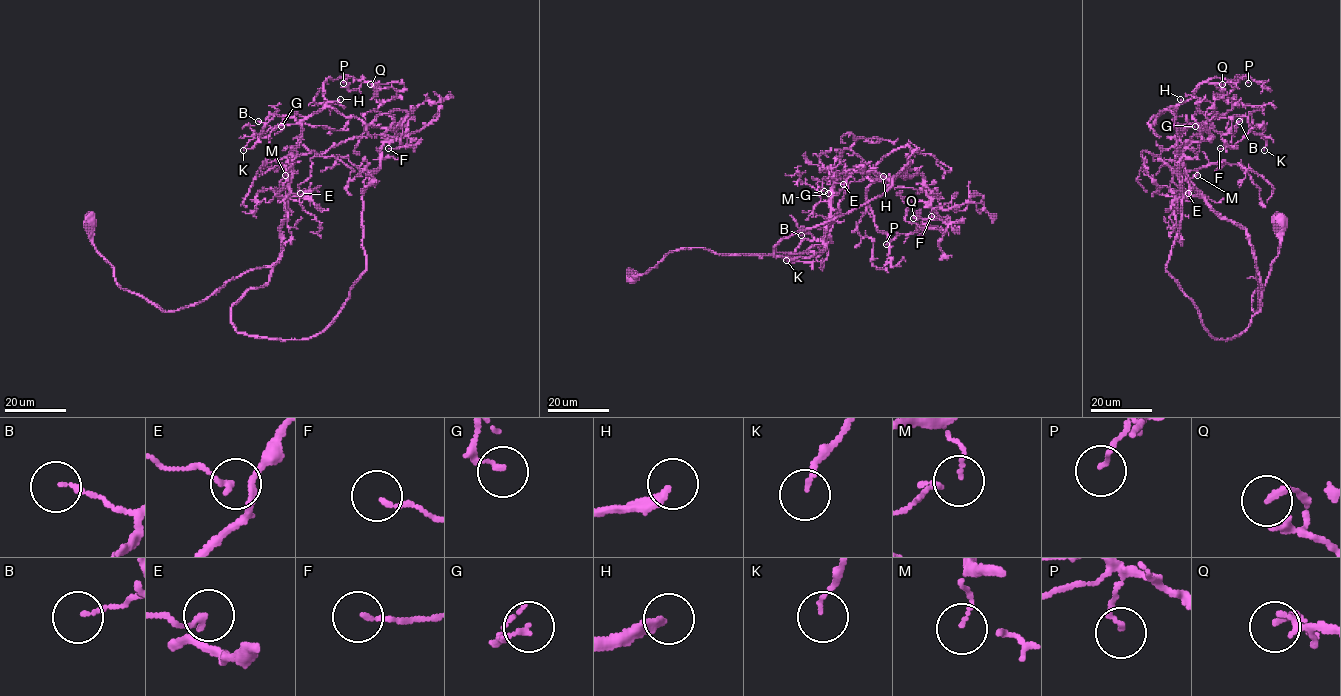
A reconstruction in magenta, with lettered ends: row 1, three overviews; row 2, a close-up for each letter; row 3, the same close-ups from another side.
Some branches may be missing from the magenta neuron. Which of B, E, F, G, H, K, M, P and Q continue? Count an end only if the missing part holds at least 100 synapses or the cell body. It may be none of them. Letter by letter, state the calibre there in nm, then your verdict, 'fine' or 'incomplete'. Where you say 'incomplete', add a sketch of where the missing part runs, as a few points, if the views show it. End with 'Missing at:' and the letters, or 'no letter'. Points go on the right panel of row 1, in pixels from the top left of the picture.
B: 120 nm thick; fine
E: 110 nm thick; fine
F: 130 nm thick; fine
G: 130 nm thick; fine
H: 240 nm thick; incomplete; missing branch runs (1180, 99), (1179, 95), (1189, 94), (1225, 107), (1238, 123), (1250, 126), (1268, 113), (1279, 114)
K: 110 nm thick; fine
M: 70 nm thick; fine
P: 110 nm thick; fine
Q: 180 nm thick; fine
Missing at: H

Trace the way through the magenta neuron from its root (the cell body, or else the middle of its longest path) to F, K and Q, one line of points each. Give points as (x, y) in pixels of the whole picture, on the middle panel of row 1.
F: (633, 278), (685, 248), (820, 252), (842, 172), (891, 180), (915, 169), (926, 207), (951, 223), (931, 216)
K: (633, 278), (685, 248), (820, 252), (832, 188), (842, 172), (844, 196), (826, 243), (786, 260)
Q: (633, 278), (685, 248), (820, 252), (842, 172), (915, 169), (930, 204), (905, 220), (940, 219), (913, 218)

